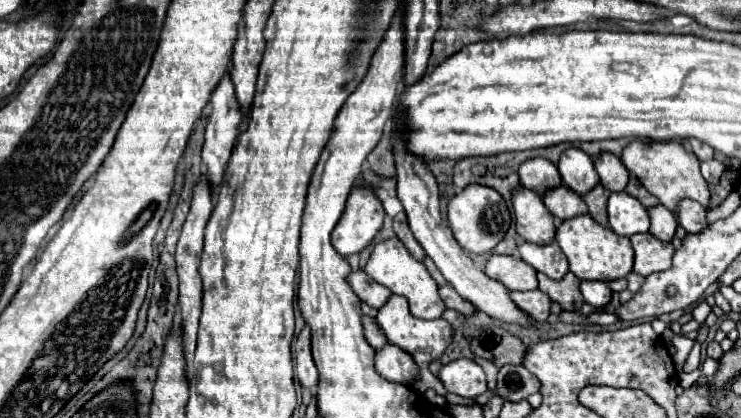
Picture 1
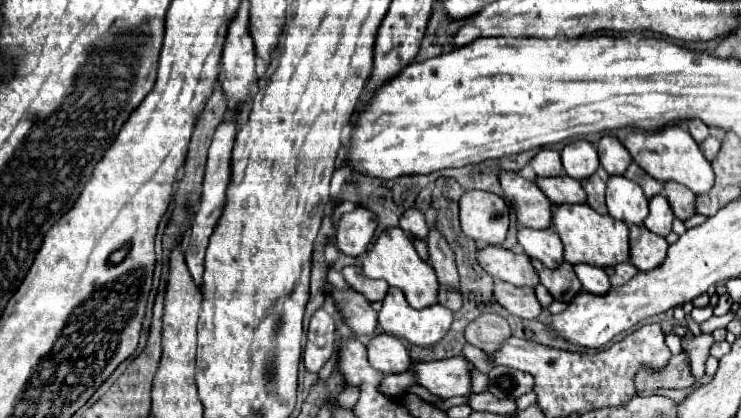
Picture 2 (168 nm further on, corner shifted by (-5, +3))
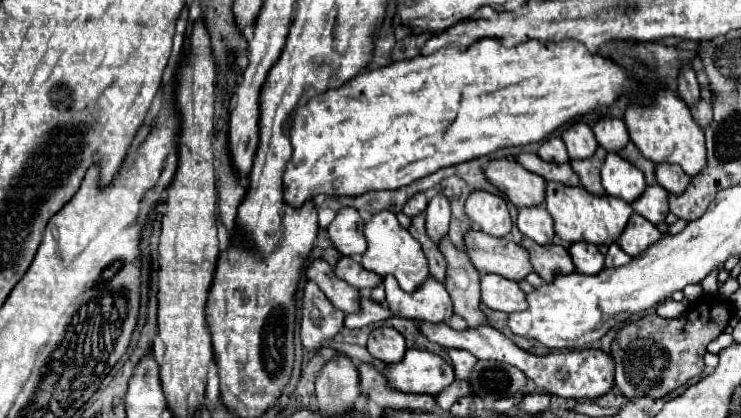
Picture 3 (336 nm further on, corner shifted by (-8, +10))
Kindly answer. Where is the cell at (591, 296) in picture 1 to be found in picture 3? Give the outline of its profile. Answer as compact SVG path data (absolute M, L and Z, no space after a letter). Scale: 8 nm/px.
M574 242L568 248L576 270L584 274L598 274L604 268L604 256L600 254L598 246L590 246L586 242Z

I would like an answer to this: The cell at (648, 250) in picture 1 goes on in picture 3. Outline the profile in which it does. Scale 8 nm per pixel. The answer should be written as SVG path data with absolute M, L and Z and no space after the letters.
M632 214L626 228L622 230L622 236L618 236L618 246L630 254L630 256L638 256L640 252L644 252L650 244L658 242L662 238L662 234L658 232L658 228L654 224L650 224L646 218L642 218L640 214Z

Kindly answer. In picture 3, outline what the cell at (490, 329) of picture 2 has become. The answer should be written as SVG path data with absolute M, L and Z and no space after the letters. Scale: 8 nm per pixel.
M448 236L442 238L438 248L448 264L444 286L454 302L454 314L462 316L468 326L486 324L486 316L480 312L478 302L478 270L462 250L454 248Z

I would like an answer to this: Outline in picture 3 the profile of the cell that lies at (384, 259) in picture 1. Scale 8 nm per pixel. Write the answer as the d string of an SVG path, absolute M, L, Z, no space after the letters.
M382 210L382 212L372 214L370 220L364 222L364 236L368 240L368 250L362 254L362 266L366 270L376 272L380 276L386 276L386 274L396 276L400 288L406 292L416 290L422 284L422 280L426 280L430 276L428 262L424 258L420 244L410 236L410 232L406 228L402 228L398 224L394 212Z

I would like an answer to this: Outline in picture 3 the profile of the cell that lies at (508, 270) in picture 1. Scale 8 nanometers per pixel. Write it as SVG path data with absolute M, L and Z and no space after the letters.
M470 228L464 234L464 244L466 254L478 272L498 274L516 282L532 272L528 252L512 240L494 238L482 230Z

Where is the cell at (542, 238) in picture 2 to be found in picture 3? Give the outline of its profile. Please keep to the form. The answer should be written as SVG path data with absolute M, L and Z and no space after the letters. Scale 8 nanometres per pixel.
M544 206L520 208L516 226L526 238L532 238L538 244L548 244L554 238L554 222Z

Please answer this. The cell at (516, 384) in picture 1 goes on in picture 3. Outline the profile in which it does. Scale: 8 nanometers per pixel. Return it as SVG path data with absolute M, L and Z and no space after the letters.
M480 360L476 362L470 374L470 388L472 396L478 398L508 398L514 396L518 390L526 388L526 376L510 366L496 360Z

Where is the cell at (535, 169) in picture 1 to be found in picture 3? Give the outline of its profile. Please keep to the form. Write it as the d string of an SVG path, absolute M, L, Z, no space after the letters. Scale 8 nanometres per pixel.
M552 136L552 138L546 138L542 144L540 144L540 150L538 150L540 158L546 160L546 162L568 162L568 154L566 154L566 146L562 142L560 136Z

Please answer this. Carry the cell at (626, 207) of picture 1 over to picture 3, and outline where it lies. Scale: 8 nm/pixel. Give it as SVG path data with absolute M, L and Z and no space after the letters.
M608 152L604 164L602 164L602 186L610 196L622 198L626 202L634 202L638 196L642 196L646 182L642 170L632 166L628 160L618 156L616 152Z

